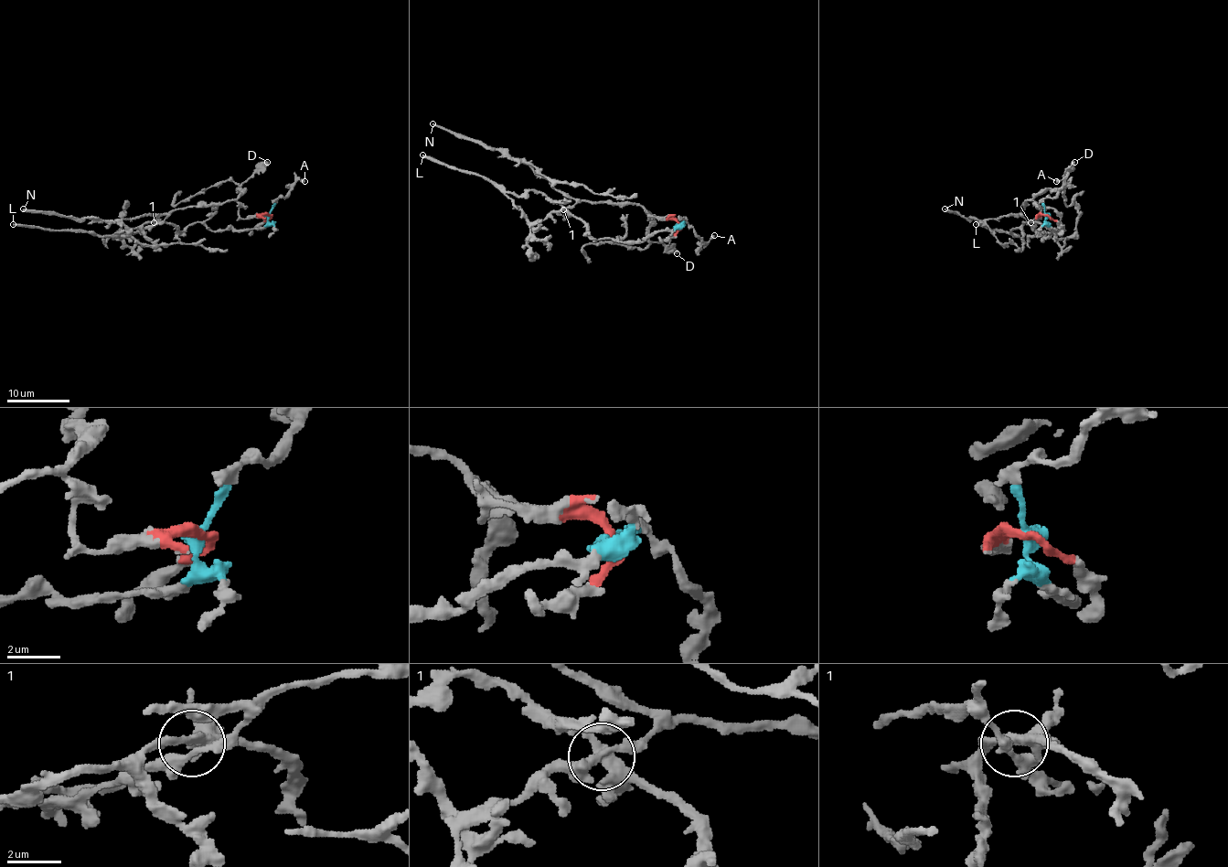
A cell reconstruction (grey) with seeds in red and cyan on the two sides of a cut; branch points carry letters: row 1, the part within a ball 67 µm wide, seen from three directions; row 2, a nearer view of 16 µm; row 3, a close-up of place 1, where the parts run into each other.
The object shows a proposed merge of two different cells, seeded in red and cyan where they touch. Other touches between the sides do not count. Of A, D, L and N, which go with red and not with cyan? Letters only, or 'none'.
D, N

